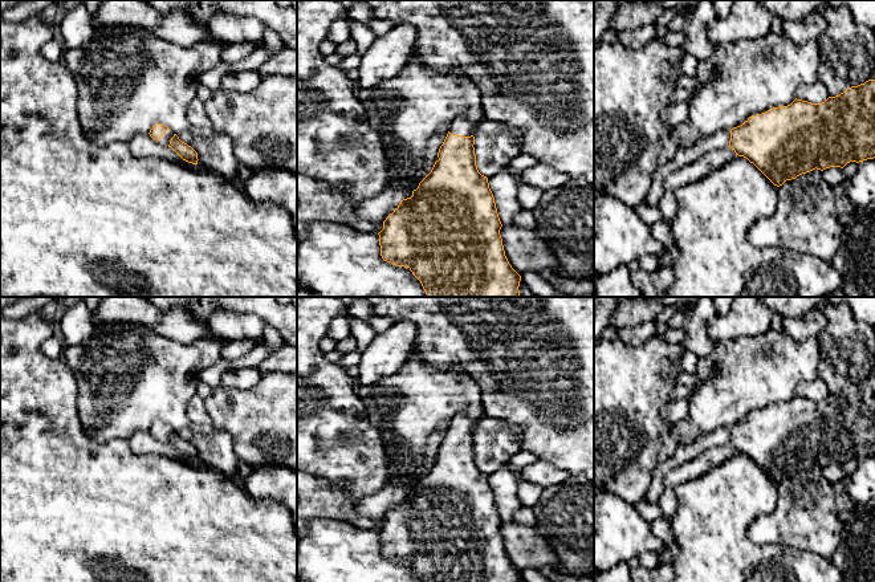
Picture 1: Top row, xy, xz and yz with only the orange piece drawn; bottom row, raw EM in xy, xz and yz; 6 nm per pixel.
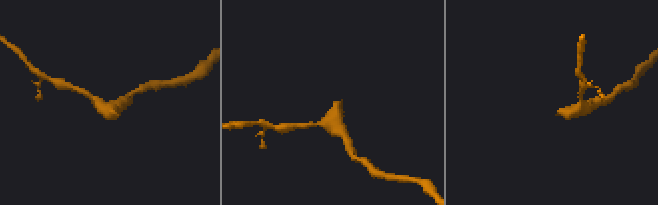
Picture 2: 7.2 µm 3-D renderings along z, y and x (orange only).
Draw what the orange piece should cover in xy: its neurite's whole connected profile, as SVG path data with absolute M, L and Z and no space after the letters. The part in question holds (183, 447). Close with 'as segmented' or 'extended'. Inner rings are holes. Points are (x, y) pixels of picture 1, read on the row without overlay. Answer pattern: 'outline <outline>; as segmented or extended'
outline M156 420L148 431L158 440L171 444L183 457L198 461L198 449L172 431L167 423Z; extended

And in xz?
outline M457 414L452 419L448 431L439 445L439 456L435 459L431 469L419 480L418 485L412 488L412 493L403 496L394 509L386 514L383 518L383 526L378 530L382 555L396 563L408 565L422 582L520 582L521 573L512 565L505 553L500 532L502 521L497 510L493 491L489 485L488 475L481 472L476 463L473 431L475 426L468 414Z; extended

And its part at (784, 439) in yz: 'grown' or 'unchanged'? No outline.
grown

